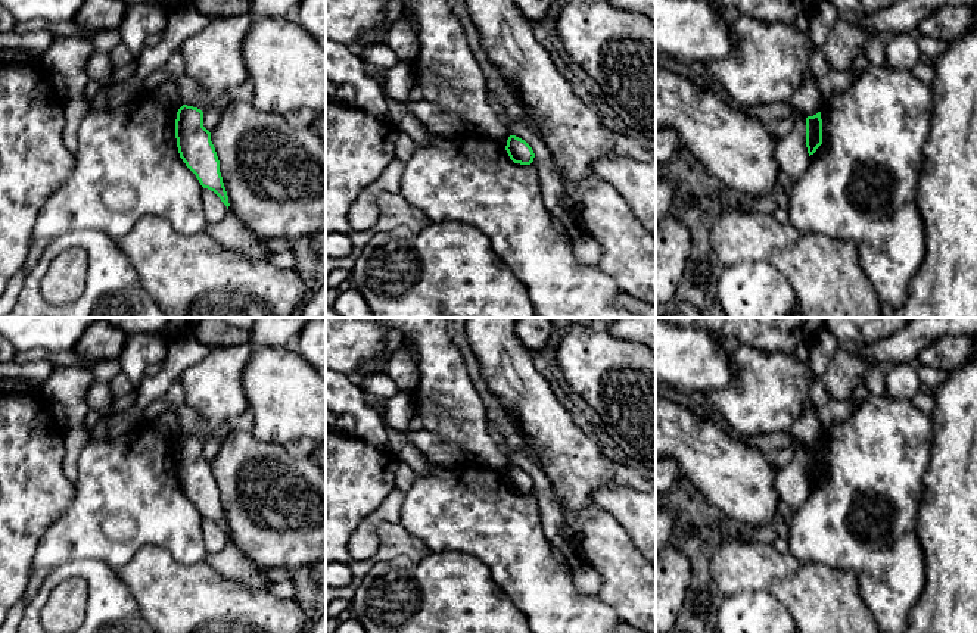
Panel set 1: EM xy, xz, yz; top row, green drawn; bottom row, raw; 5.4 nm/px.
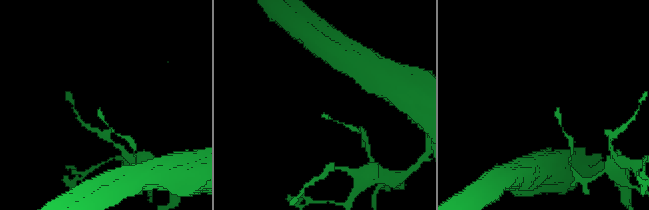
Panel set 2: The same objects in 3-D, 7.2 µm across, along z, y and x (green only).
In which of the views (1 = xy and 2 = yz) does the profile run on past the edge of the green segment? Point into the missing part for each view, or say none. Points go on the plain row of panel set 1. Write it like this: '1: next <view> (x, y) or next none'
1: next none
2: next none

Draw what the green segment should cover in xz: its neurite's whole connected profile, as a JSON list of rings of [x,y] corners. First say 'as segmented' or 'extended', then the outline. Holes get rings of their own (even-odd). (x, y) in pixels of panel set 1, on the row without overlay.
as segmented | [[[516,465],[508,467],[505,480],[514,493],[530,495],[533,492],[535,483],[532,477]]]

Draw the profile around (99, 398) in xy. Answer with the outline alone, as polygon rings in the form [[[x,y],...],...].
[[[94,381],[85,395],[88,409],[97,411],[103,420],[116,415],[113,402],[115,397],[109,392],[108,383]]]

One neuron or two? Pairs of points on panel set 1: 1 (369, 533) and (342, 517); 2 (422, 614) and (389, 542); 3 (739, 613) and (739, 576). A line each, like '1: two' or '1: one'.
1: two
2: two
3: two

